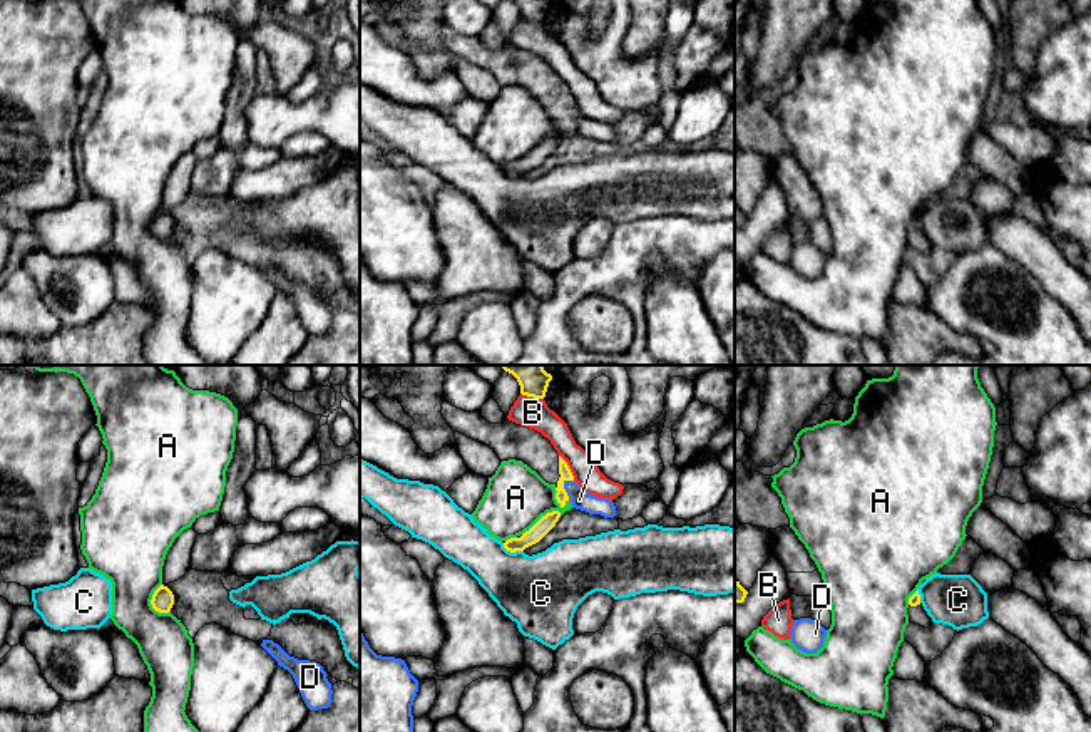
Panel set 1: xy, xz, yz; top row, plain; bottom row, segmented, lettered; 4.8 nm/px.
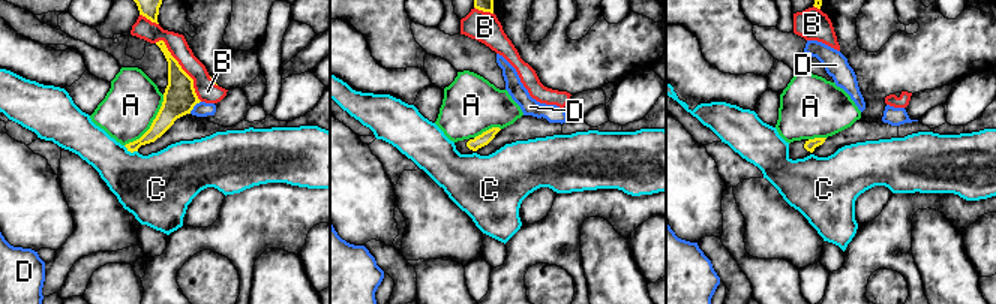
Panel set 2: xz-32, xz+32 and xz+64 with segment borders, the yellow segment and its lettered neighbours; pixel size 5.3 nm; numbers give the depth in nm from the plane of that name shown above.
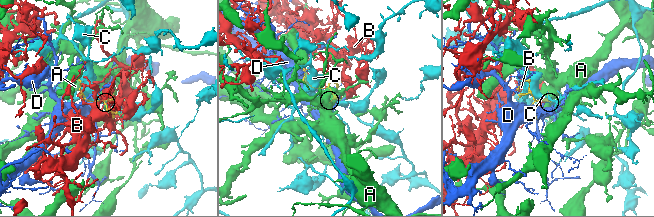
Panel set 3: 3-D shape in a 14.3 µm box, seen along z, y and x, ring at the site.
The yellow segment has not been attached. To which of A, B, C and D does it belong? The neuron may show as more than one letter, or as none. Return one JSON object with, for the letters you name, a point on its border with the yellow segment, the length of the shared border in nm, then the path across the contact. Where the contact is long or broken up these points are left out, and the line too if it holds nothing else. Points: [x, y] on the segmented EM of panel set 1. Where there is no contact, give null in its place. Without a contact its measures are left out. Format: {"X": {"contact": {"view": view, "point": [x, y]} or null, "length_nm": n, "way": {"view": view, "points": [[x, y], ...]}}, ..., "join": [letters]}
{"join": []}

